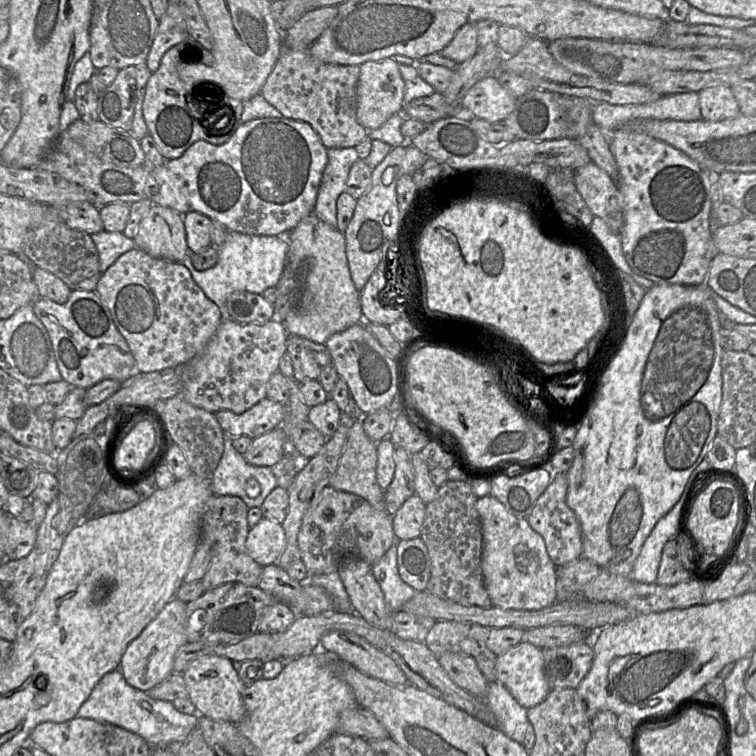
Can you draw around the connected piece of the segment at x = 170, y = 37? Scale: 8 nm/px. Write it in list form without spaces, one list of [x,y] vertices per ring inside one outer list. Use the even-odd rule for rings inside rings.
[[[169,1],[165,14],[159,19],[153,43],[149,50],[146,66],[153,73],[159,66],[163,55],[187,37],[191,37],[186,22],[177,5]]]

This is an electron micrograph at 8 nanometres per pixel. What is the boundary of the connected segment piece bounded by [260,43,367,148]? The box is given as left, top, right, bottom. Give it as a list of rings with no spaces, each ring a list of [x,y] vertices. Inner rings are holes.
[[[282,43],[277,62],[260,93],[283,117],[309,123],[326,148],[355,147],[367,136],[367,129],[356,116],[359,73],[359,65],[322,63],[308,49],[293,50]]]

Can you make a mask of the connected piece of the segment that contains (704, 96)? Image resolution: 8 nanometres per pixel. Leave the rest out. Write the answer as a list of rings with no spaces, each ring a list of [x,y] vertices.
[[[717,85],[704,88],[699,93],[702,119],[717,122],[740,114],[738,102],[730,87]]]

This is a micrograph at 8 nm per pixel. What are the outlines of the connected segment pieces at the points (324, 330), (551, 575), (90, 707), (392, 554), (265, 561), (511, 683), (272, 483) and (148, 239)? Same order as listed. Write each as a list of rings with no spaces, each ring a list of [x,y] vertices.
[[[314,213],[303,218],[289,234],[286,268],[302,270],[301,297],[282,322],[289,335],[304,337],[319,344],[335,333],[363,322],[360,296],[349,272],[345,238]]]
[[[491,495],[479,497],[476,509],[483,536],[483,581],[492,605],[503,609],[539,610],[555,603],[556,565],[548,555],[543,537],[531,528],[527,518],[515,516]]]
[[[120,669],[105,674],[81,705],[76,717],[93,719],[115,725],[140,735],[152,747],[168,746],[183,741],[198,726],[200,715],[179,712],[170,701],[156,700],[146,692],[131,686]]]
[[[397,542],[379,561],[372,565],[372,572],[384,593],[387,606],[392,612],[400,611],[403,605],[418,592],[405,583],[399,575]]]
[[[262,518],[250,528],[246,549],[262,567],[277,563],[286,547],[286,534],[281,523]]]
[[[520,642],[496,659],[497,681],[527,710],[541,703],[551,691],[544,671],[542,649]]]
[[[224,432],[224,451],[211,477],[213,495],[230,495],[241,498],[248,508],[261,507],[265,498],[276,488],[276,469],[248,463]]]
[[[157,204],[143,217],[133,240],[139,249],[169,261],[182,262],[188,252],[182,215]]]

